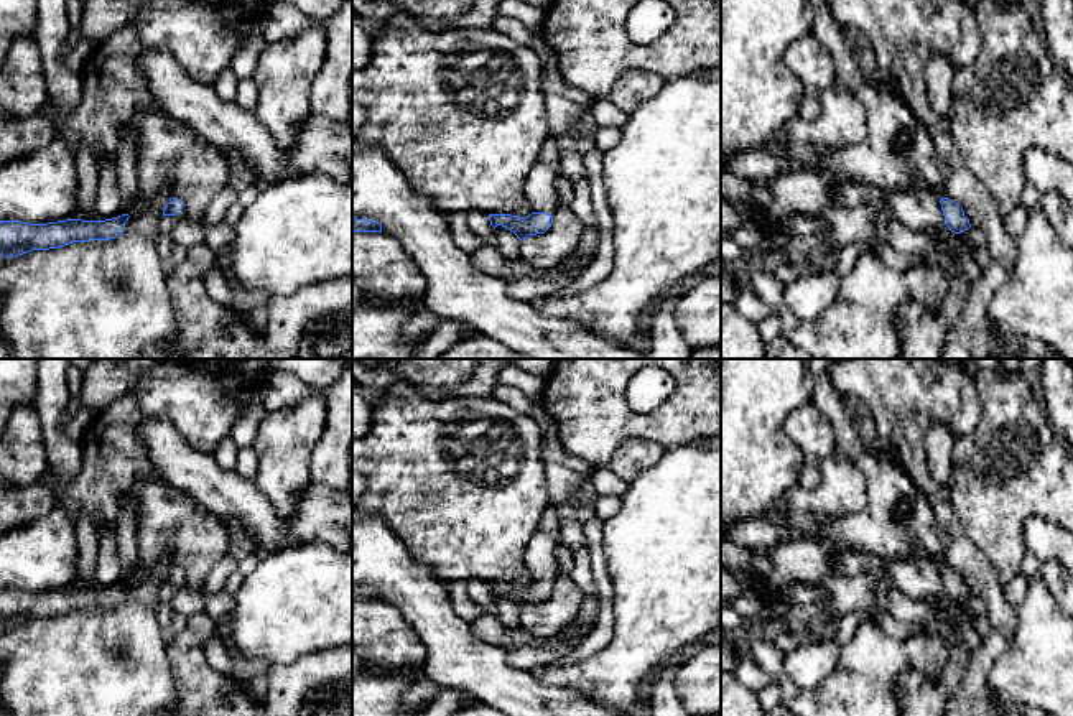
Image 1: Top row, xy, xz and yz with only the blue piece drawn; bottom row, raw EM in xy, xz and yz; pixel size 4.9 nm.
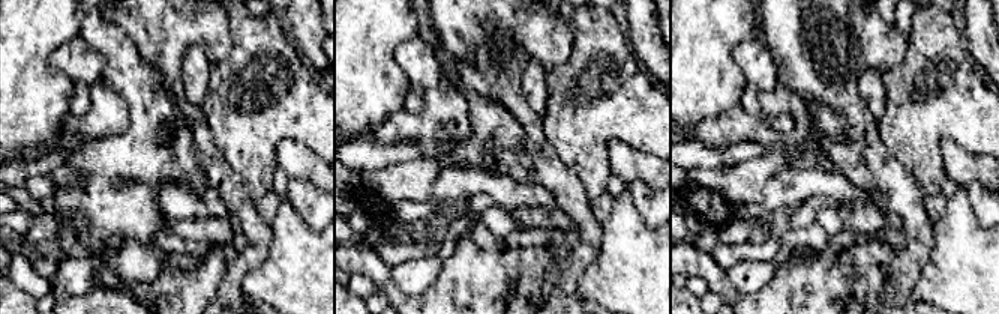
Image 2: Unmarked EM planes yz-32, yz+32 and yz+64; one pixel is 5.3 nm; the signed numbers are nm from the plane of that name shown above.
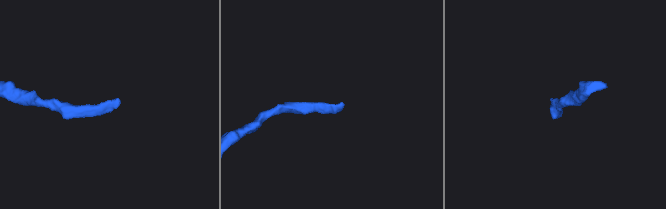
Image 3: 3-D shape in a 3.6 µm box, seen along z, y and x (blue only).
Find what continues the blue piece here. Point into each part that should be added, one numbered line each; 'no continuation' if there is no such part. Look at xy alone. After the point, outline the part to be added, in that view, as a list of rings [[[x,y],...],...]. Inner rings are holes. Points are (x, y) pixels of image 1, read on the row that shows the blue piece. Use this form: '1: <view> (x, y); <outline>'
1: xy (167, 223); [[[183,209],[178,211],[176,216],[163,216],[161,221],[160,221],[160,232],[161,235],[166,235],[166,234],[171,234],[174,224],[184,216]]]

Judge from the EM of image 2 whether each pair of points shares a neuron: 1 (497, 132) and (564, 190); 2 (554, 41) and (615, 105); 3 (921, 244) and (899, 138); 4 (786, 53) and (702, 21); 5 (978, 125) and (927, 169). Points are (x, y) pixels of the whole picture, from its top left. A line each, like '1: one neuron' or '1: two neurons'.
1: two neurons
2: two neurons
3: two neurons
4: two neurons
5: one neuron

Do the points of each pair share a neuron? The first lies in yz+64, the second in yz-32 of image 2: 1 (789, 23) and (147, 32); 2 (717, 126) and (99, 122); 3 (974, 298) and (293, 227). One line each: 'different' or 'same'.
1: same
2: same
3: same

